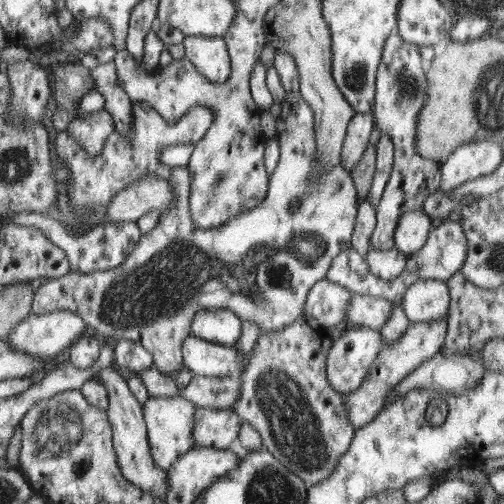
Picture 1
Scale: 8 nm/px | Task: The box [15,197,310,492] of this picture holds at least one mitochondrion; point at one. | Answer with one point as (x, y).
(58, 432)

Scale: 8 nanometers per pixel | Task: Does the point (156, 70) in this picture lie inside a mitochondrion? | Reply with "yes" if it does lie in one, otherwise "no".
no

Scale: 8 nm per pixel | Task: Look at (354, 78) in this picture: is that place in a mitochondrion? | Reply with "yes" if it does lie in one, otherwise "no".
yes

